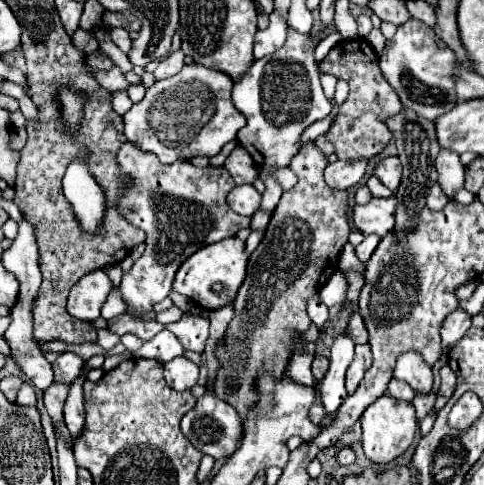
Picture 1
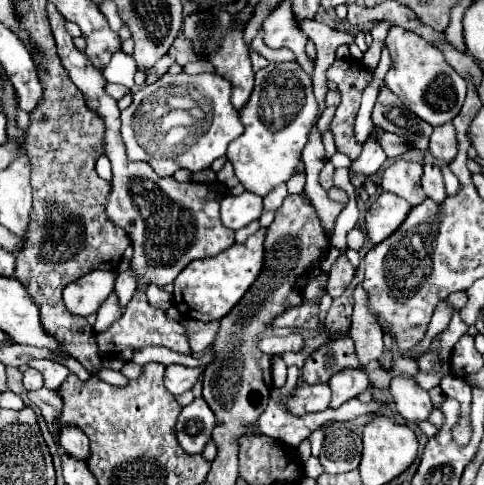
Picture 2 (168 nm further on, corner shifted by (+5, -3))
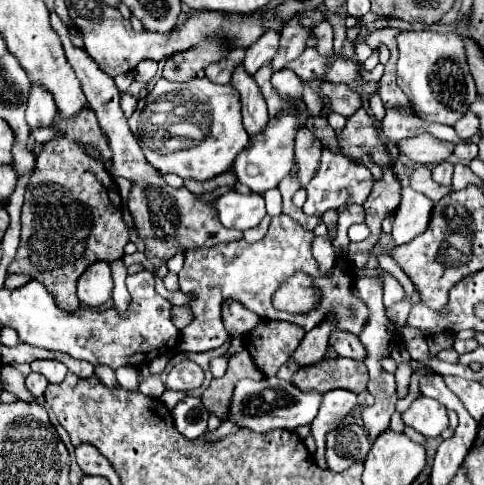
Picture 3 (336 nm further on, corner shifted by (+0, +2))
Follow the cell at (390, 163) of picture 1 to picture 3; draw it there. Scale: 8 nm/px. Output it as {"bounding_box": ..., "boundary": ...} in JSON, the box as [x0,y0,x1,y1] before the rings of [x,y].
{"bounding_box":[411,167,453,201],"boundary":[[[419,167],[417,171],[413,171],[413,175],[411,175],[411,187],[415,189],[415,191],[421,191],[421,193],[425,193],[431,201],[439,201],[439,199],[443,199],[445,195],[449,195],[449,191],[453,189],[453,187],[443,187],[443,185],[437,185],[433,179],[431,179],[431,171],[427,169],[427,167]]]}

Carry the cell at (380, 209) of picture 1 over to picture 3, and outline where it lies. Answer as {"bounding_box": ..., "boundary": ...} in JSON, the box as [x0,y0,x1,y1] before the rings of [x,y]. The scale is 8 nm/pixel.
{"bounding_box":[391,187,435,245],"boundary":[[[411,187],[403,189],[403,201],[393,215],[393,233],[391,237],[395,239],[397,245],[409,243],[415,239],[415,235],[421,235],[431,221],[431,211],[435,203],[427,199],[423,193],[413,191]]]}

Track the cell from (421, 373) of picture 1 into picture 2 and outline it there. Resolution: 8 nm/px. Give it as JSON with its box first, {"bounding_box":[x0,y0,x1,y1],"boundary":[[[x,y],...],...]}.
{"bounding_box":[388,374,432,424],"boundary":[[[400,374],[400,376],[392,378],[388,390],[390,390],[390,396],[396,404],[396,410],[410,424],[416,424],[416,422],[428,418],[428,414],[432,410],[432,402],[430,402],[428,392],[418,386],[414,376]]]}

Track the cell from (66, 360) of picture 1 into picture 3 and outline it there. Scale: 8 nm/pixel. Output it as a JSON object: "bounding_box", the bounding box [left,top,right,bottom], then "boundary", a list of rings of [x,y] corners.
{"bounding_box":[31,361,67,383],"boundary":[[[33,361],[31,371],[45,375],[49,383],[61,383],[67,375],[67,367],[59,361]]]}

